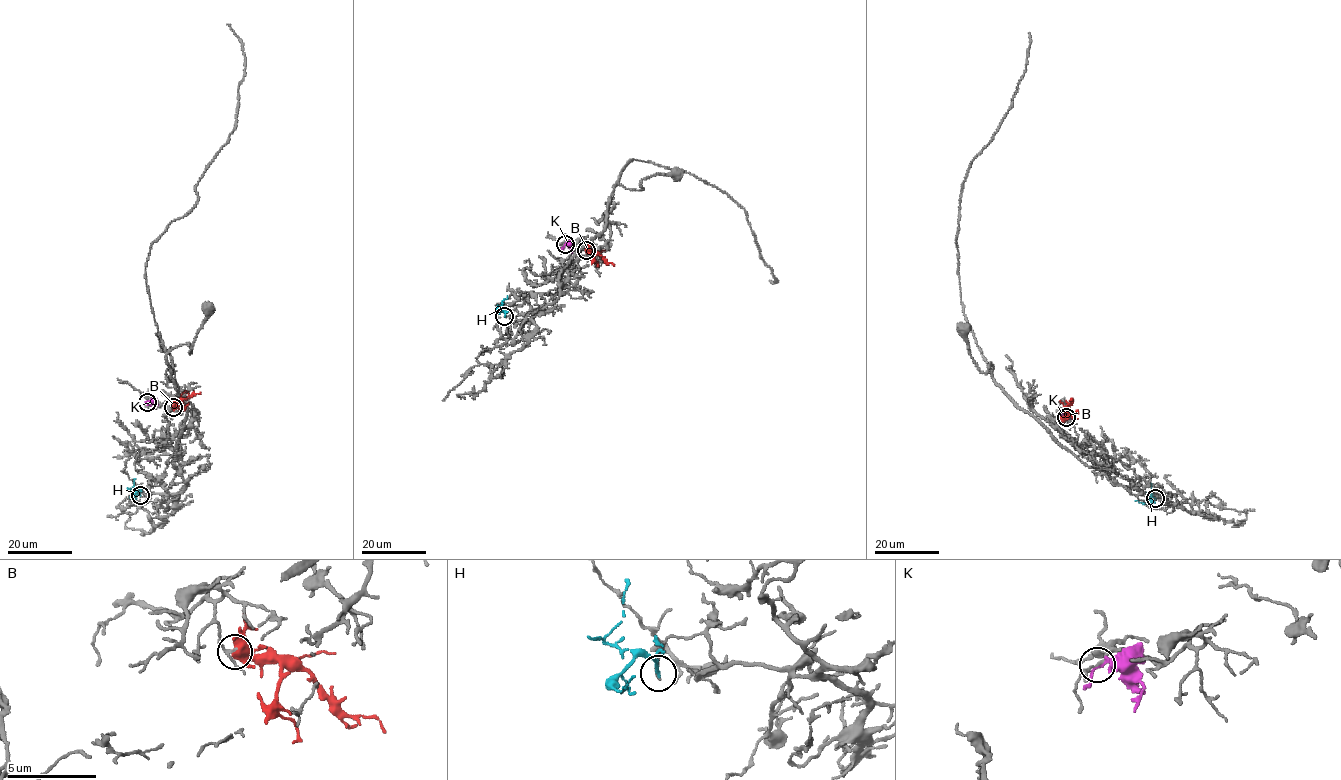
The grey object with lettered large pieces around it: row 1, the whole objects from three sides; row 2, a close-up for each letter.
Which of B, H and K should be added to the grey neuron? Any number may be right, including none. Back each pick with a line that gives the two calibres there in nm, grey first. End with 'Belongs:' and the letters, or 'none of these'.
Belongs: none of these

